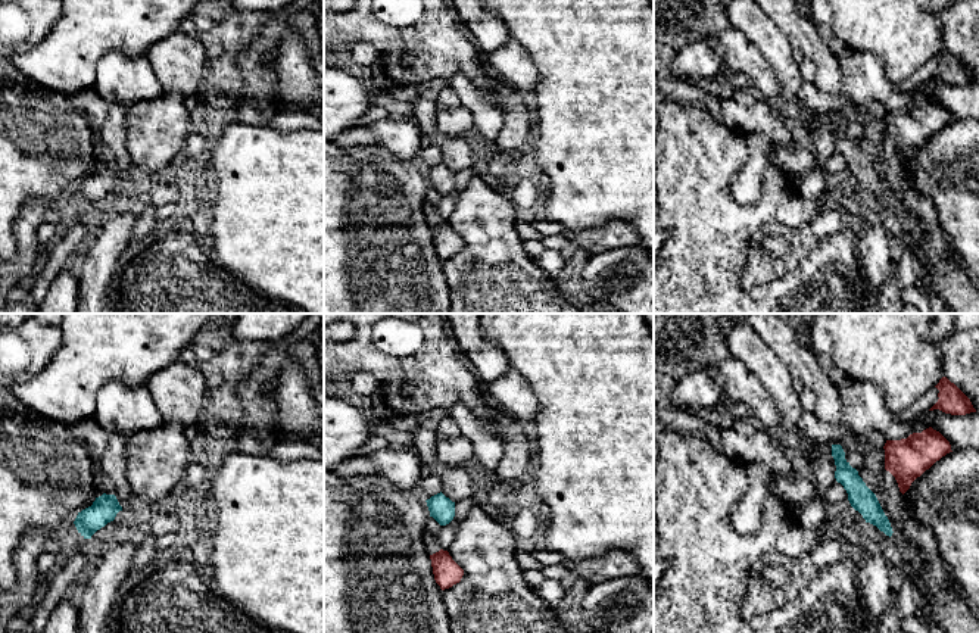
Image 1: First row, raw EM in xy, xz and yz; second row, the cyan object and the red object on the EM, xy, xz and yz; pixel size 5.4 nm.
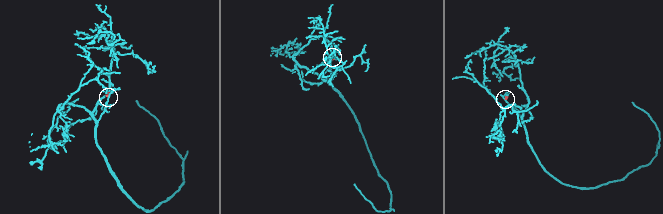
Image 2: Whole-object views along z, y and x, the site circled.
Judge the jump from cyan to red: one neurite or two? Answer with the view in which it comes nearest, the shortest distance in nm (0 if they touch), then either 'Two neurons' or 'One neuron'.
Closest in yz. Distance 130 nm. Two neurons

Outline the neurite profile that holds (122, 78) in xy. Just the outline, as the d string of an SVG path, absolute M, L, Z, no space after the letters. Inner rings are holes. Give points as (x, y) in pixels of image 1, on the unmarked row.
M113 50L97 63L94 90L109 105L116 102L128 107L158 99L162 85L146 56Z

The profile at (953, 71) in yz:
M942 47L935 57L939 60L939 69L929 81L939 79L951 85L976 82L970 69L947 47Z

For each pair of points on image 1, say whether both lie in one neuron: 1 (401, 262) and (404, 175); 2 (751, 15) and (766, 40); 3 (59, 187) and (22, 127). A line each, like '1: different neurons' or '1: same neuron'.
1: same neuron
2: same neuron
3: same neuron

